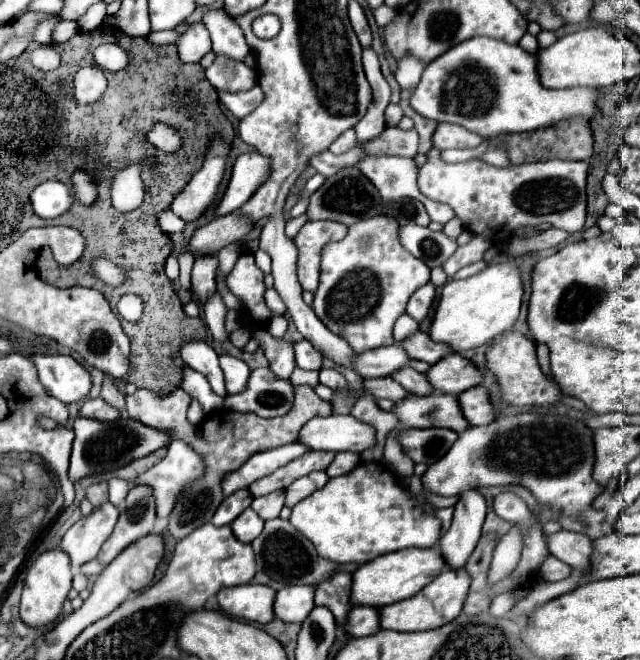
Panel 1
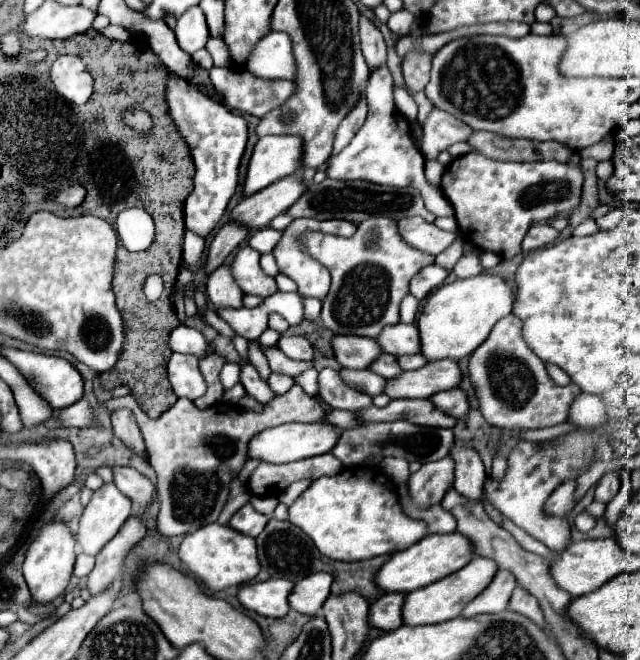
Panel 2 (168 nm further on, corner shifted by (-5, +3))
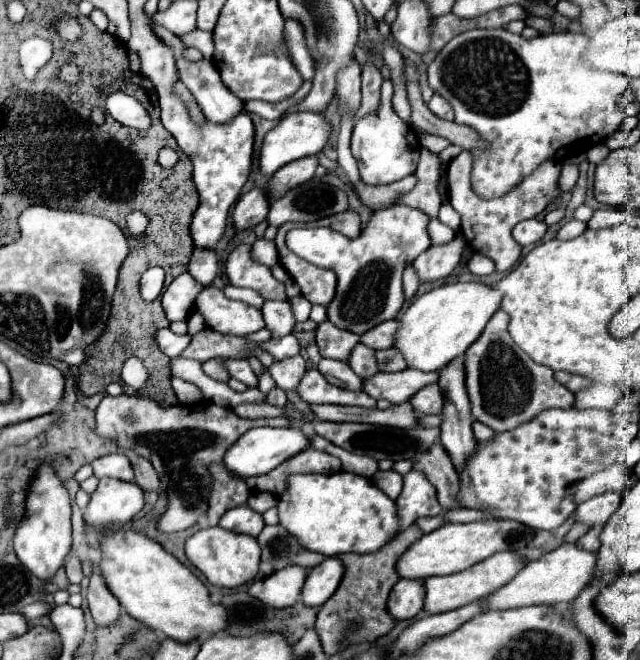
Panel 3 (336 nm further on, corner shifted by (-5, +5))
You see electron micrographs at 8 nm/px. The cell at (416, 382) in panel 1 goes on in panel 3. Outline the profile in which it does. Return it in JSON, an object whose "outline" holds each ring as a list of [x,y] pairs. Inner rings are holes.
{"outline":[[[357,344],[353,348],[351,358],[349,358],[349,366],[353,368],[355,374],[359,374],[363,378],[375,376],[379,372],[377,358],[375,358],[375,350],[373,348],[365,348],[365,344]]]}

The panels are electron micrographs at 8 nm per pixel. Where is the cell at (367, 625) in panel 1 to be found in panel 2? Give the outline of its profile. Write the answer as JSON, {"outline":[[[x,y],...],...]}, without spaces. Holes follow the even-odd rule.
{"outline":[[[393,592],[393,594],[383,594],[377,602],[371,604],[369,608],[369,622],[375,628],[381,630],[395,630],[403,624],[403,616],[401,616],[401,608],[405,602],[403,592]]]}

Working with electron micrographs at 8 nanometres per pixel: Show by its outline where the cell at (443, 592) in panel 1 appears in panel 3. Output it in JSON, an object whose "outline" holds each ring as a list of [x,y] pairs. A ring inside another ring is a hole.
{"outline":[[[497,552],[493,556],[489,556],[483,562],[477,562],[475,566],[463,570],[463,572],[455,572],[449,576],[433,576],[425,580],[425,604],[423,610],[427,614],[441,614],[441,612],[449,612],[455,608],[461,608],[465,604],[471,604],[487,594],[493,594],[497,588],[501,588],[505,582],[509,582],[517,570],[521,570],[523,562],[519,560],[517,554],[513,552]]]}

